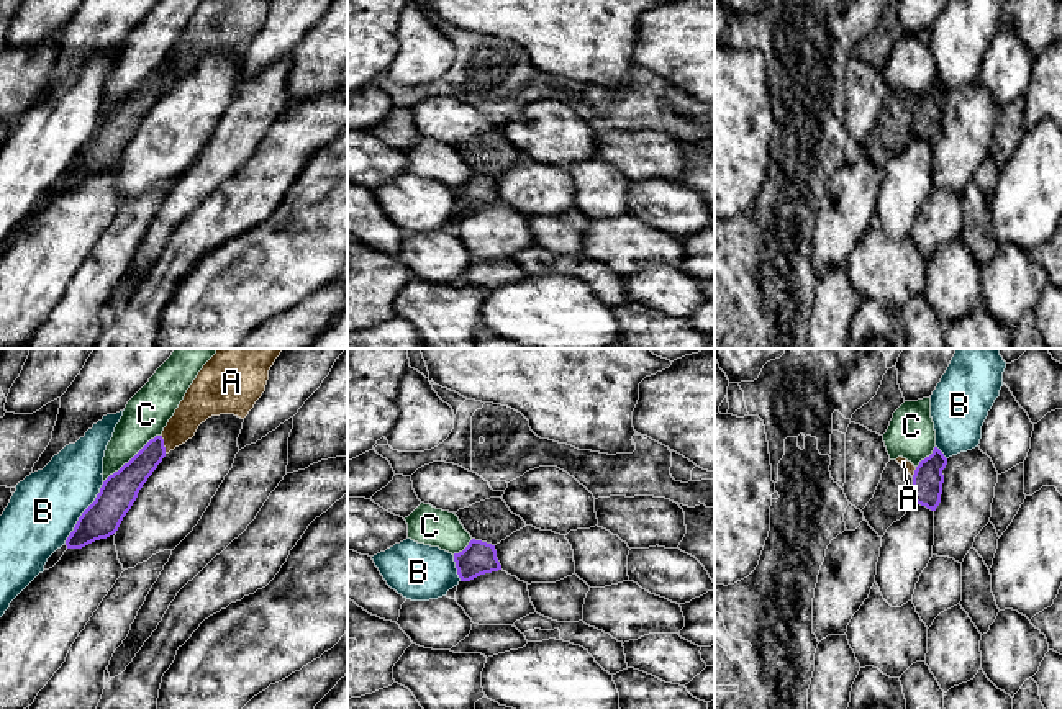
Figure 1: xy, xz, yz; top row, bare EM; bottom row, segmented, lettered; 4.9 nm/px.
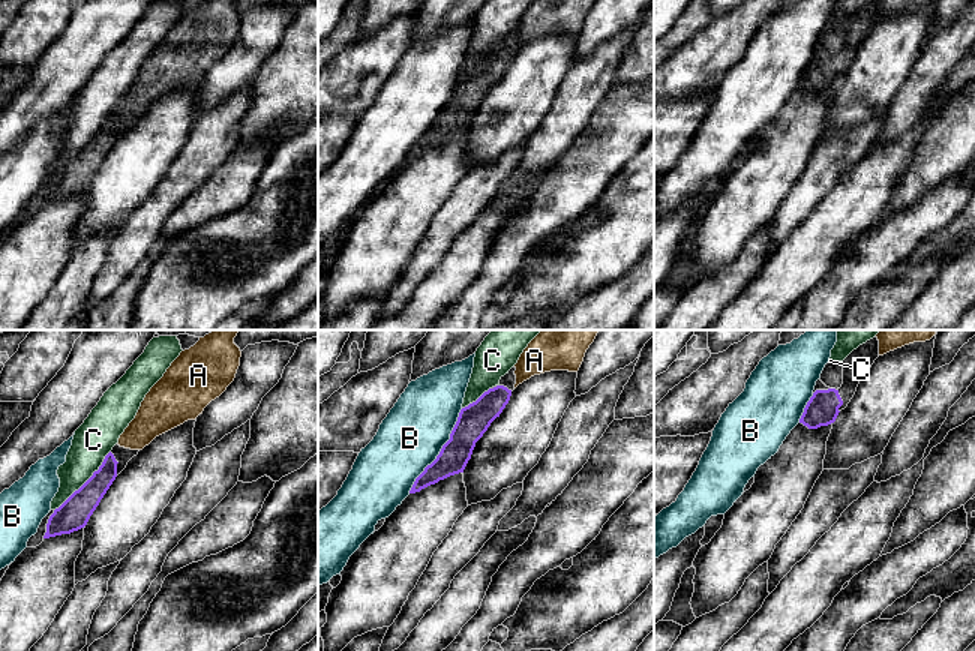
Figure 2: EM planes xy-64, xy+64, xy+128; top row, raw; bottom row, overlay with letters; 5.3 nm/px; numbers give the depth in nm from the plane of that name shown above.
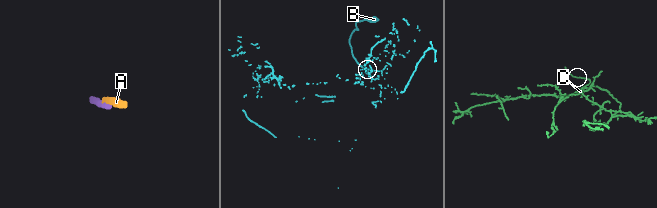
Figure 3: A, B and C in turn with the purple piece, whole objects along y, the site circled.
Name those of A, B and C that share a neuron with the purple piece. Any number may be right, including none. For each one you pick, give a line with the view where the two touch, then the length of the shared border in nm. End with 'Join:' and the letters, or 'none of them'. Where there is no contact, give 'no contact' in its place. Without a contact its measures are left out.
Join: none of them

